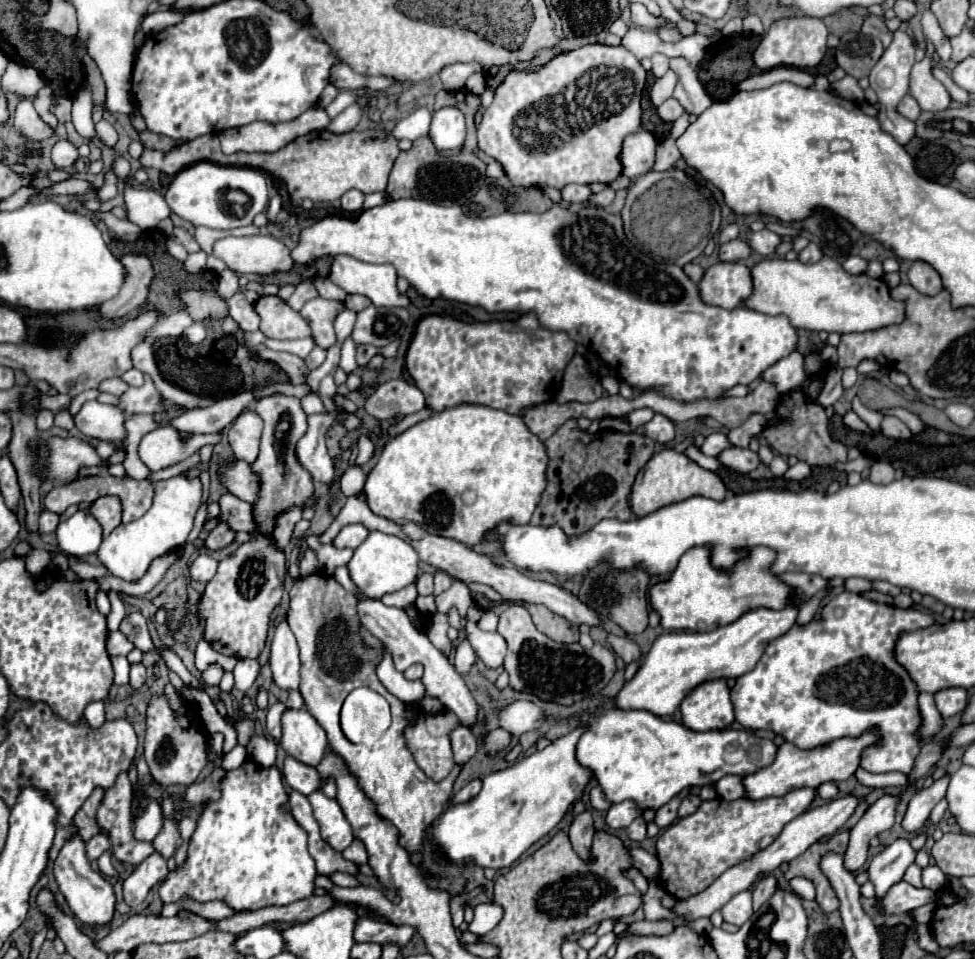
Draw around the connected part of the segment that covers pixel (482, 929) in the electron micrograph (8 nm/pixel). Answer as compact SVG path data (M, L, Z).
M479 904L475 908L473 922L469 924L469 932L477 934L477 936L487 934L499 924L501 916L503 916L503 908L501 906L497 906L497 904Z

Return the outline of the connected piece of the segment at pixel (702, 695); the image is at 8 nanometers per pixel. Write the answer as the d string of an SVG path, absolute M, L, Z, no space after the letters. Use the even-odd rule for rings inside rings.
M717 678L693 688L681 702L681 720L697 732L723 730L735 722L727 678Z

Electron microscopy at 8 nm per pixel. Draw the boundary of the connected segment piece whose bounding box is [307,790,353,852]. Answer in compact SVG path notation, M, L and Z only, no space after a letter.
M315 790L307 798L313 806L313 816L321 828L321 838L337 852L345 850L353 842L353 832L337 800L327 798L321 790Z

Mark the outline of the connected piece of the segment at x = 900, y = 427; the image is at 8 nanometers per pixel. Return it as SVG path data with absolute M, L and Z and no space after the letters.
M885 416L883 422L881 422L881 432L889 438L901 438L901 440L907 440L911 438L911 430L895 416Z

